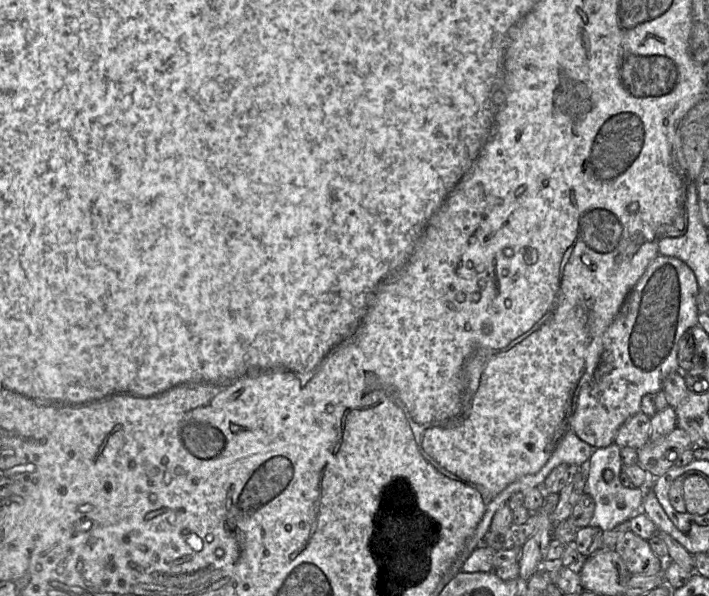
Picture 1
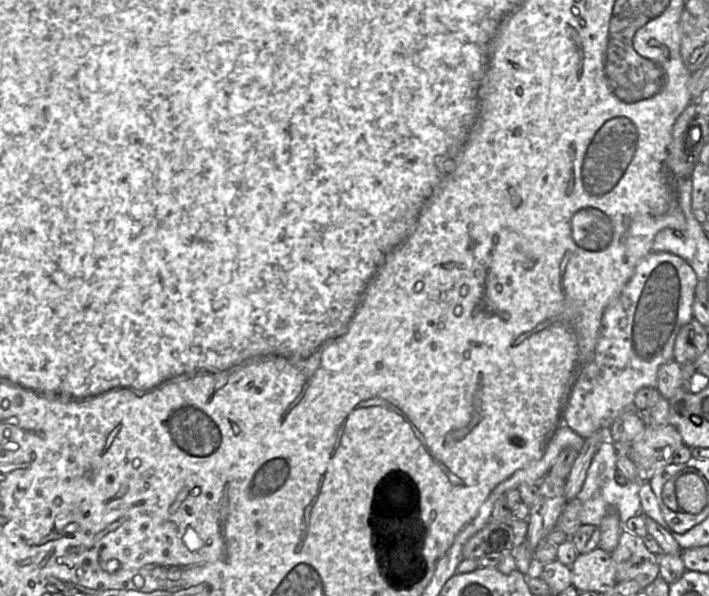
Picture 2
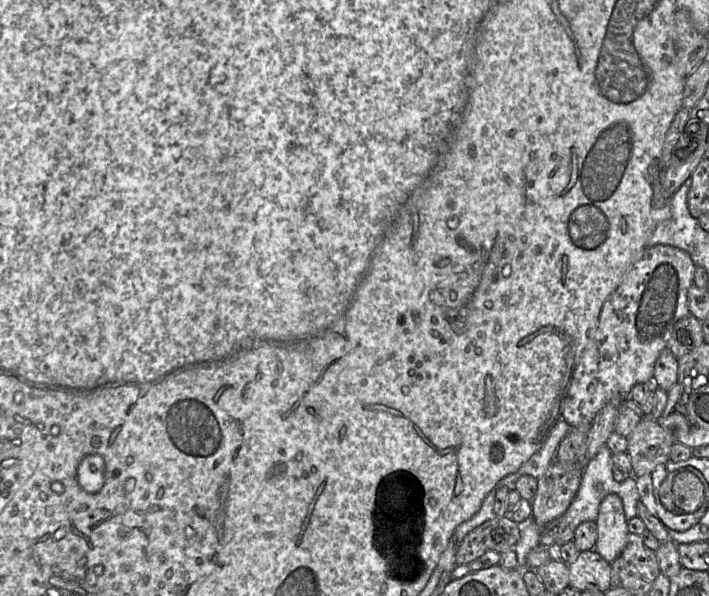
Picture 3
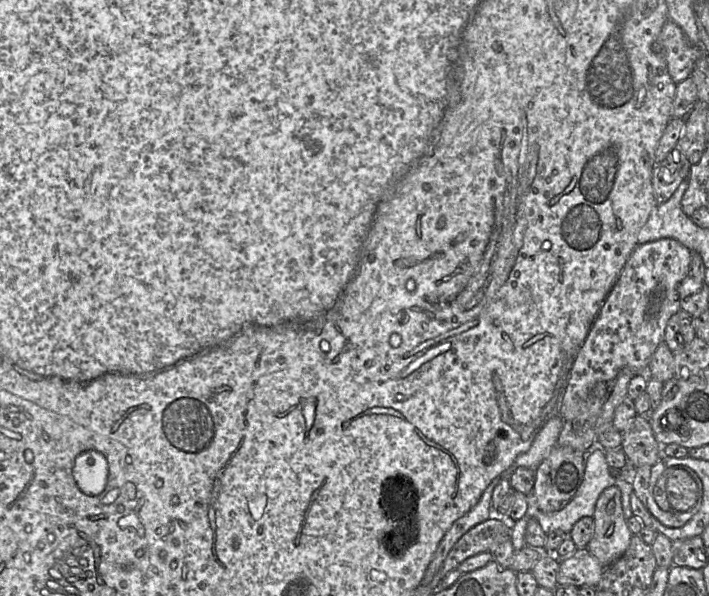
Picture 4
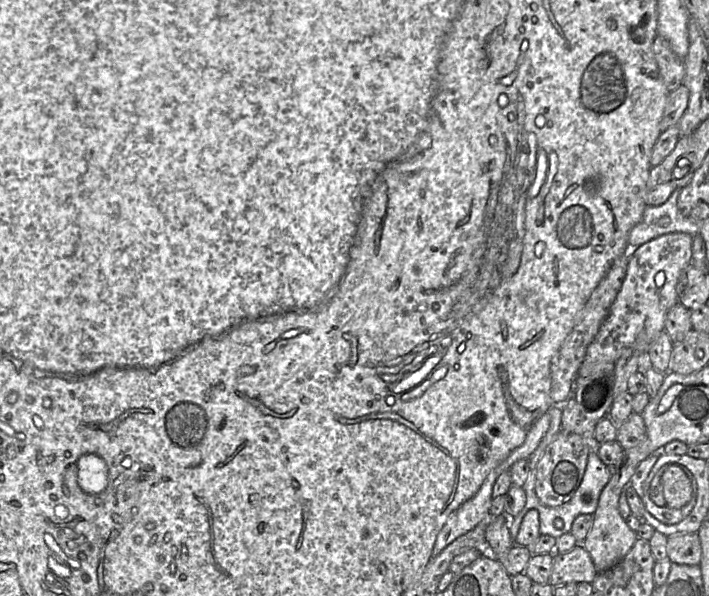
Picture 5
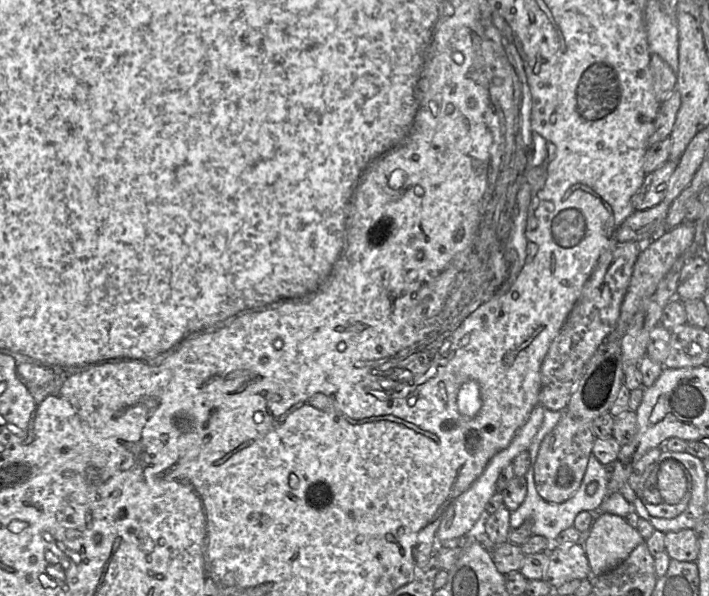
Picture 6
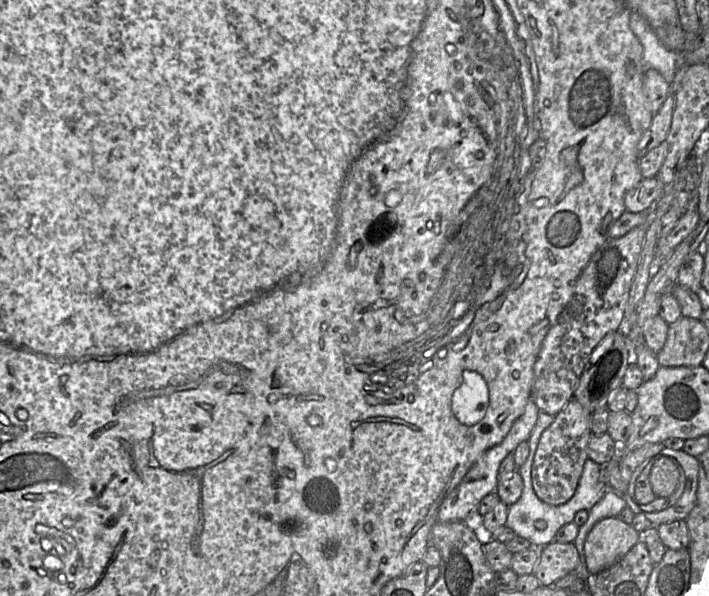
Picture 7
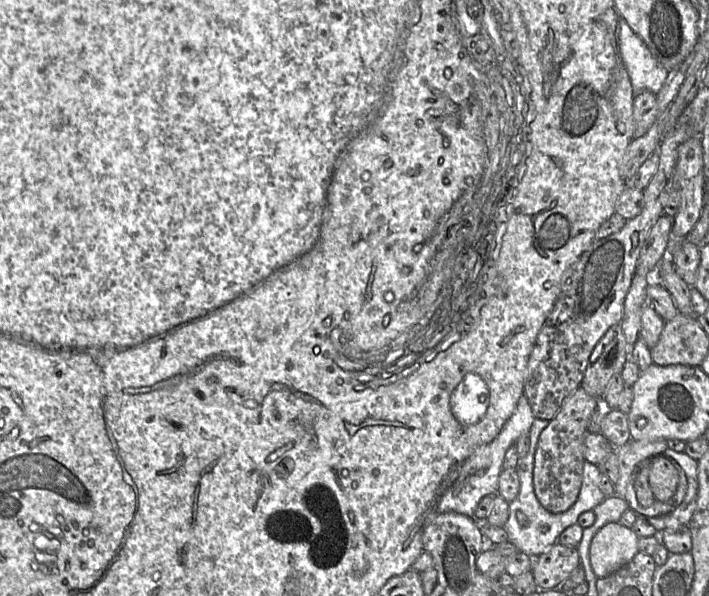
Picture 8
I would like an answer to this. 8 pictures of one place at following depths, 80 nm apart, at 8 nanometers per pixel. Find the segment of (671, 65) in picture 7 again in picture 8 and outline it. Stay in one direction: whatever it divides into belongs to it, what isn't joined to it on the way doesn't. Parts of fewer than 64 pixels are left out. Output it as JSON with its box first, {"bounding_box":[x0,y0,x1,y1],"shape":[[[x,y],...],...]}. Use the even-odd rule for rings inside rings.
{"bounding_box":[617,19,669,95],"shape":[[[618,19],[617,41],[634,95],[644,91],[657,95],[669,71],[655,59],[624,19]]]}

